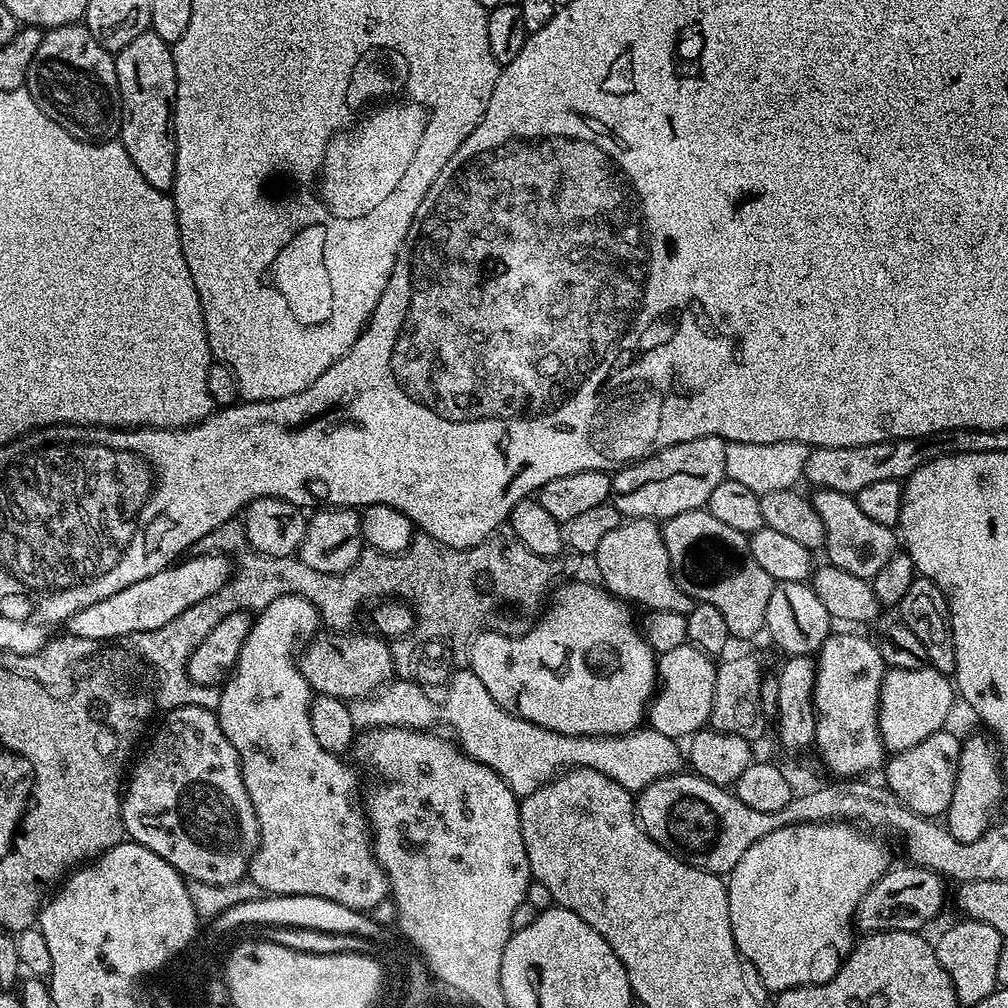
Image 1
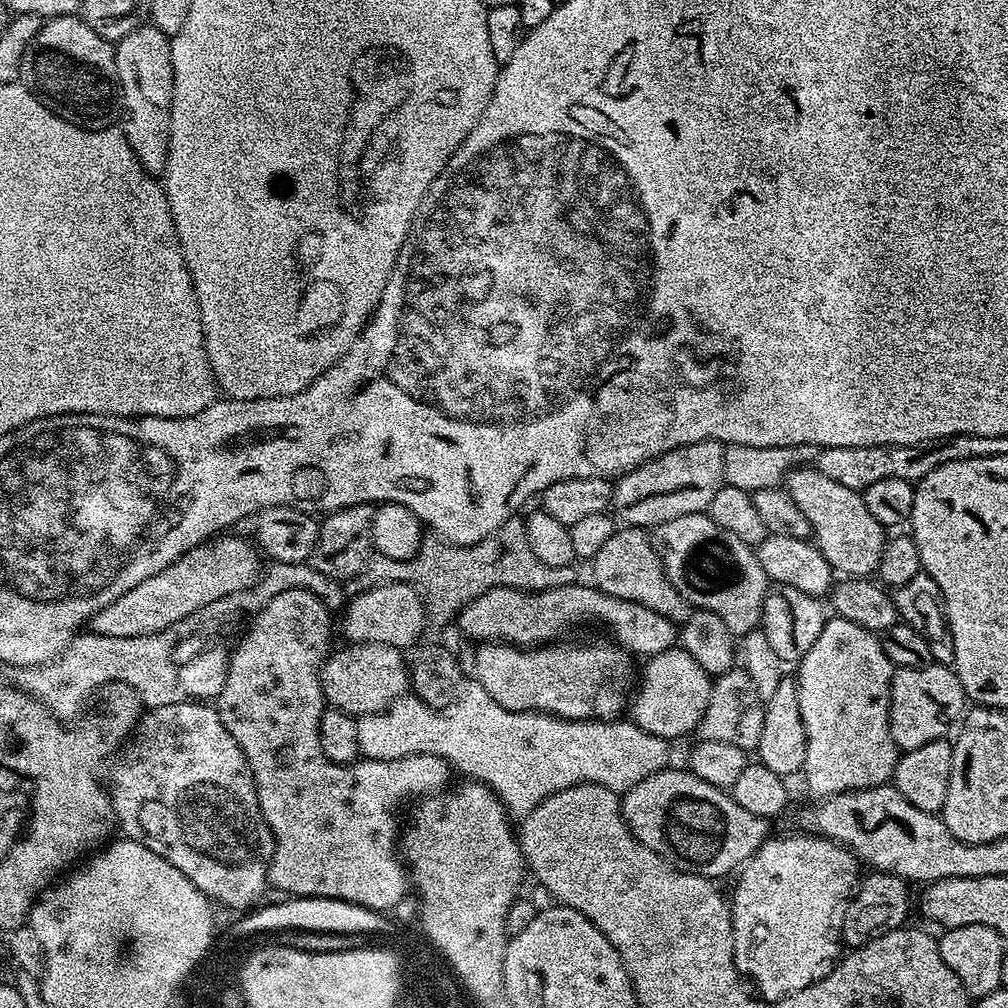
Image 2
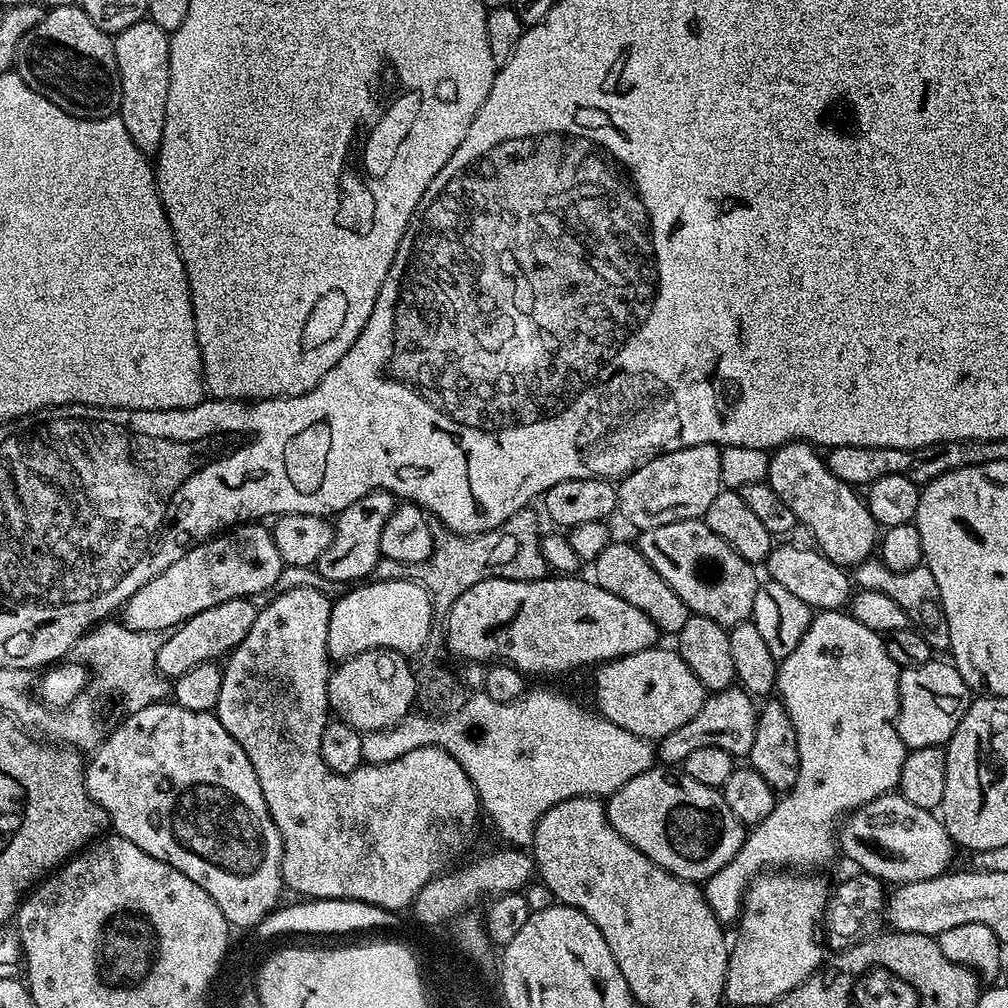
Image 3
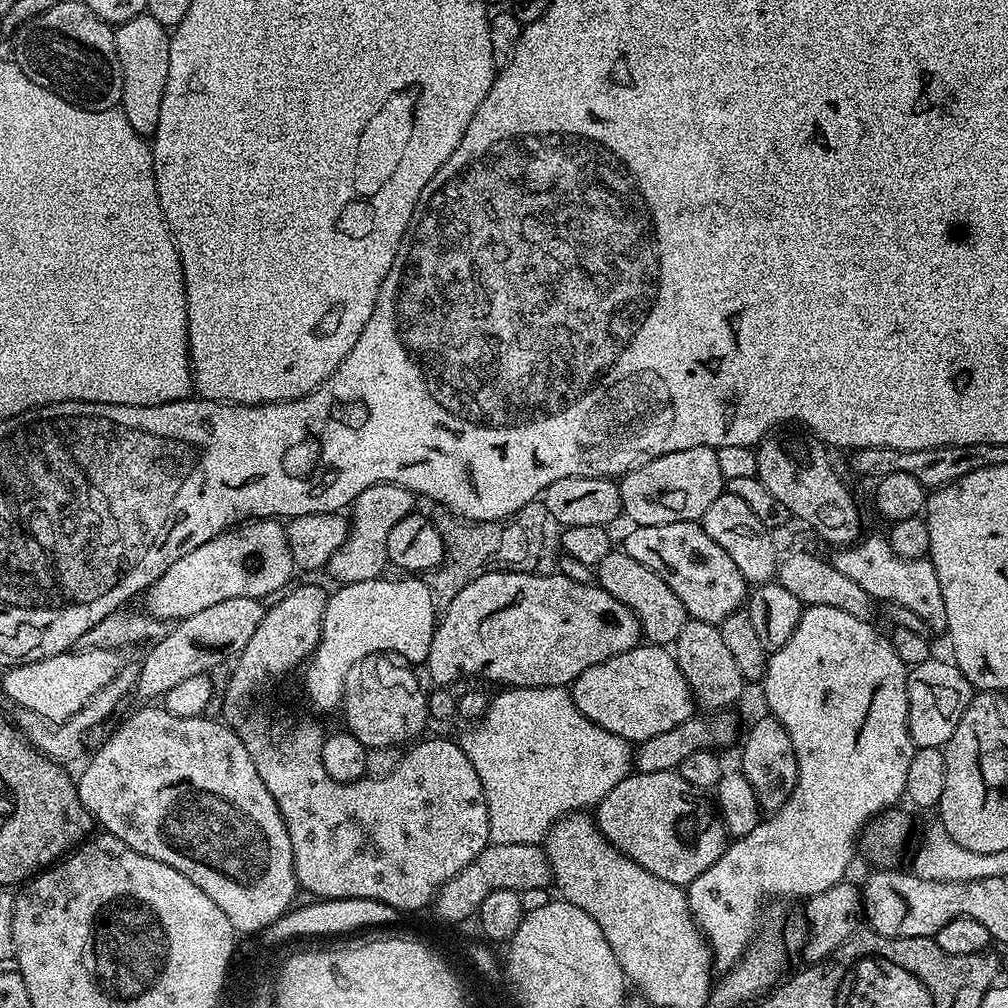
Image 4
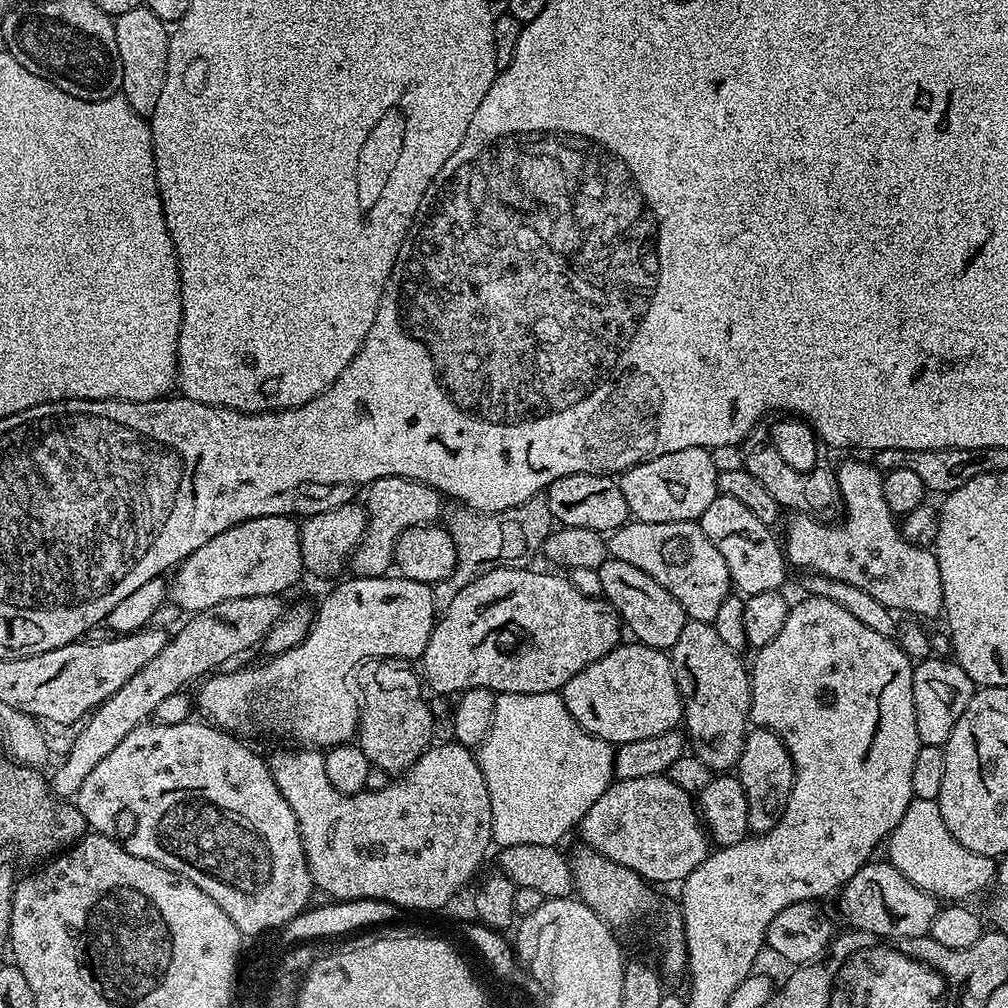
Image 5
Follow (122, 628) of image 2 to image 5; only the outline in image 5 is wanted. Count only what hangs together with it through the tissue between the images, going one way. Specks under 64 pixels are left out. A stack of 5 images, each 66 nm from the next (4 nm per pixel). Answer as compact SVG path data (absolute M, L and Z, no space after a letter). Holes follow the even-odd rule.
M263 516L262 518L242 522L238 526L226 529L222 534L210 538L210 542L206 542L206 546L198 546L198 550L194 550L194 554L190 554L185 560L180 561L174 575L176 577L170 580L170 600L173 600L184 611L184 614L195 614L202 610L210 610L210 606L218 606L218 602L230 602L230 598L250 598L258 594L278 596L287 593L287 588L294 587L299 582L300 576L305 575L304 563L302 562L302 546L300 545L300 524L291 516Z

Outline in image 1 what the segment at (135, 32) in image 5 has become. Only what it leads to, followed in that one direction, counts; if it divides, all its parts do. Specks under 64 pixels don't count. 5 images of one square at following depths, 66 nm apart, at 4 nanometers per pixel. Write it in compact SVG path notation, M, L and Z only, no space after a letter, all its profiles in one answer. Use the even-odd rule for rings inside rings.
M151 30L138 34L134 42L130 42L118 53L115 53L116 77L120 87L120 135L118 137L126 154L130 154L130 162L138 166L142 178L154 186L154 190L171 193L174 182L174 166L176 165L176 129L171 127L172 109L176 103L176 67L172 57L173 45L167 44L158 34Z

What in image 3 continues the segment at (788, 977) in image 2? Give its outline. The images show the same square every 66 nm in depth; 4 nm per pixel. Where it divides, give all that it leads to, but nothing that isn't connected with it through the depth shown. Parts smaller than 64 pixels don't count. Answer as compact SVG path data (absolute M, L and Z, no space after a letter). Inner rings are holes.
M765 870L760 875L755 876L748 884L748 889L744 891L744 904L740 908L740 919L735 925L736 940L731 941L730 951L728 954L728 973L726 974L726 982L724 983L724 1000L732 1006L768 1006L775 1005L781 997L790 994L790 990L794 990L802 982L806 982L815 972L825 963L826 953L825 945L822 943L822 921L830 895L829 889L824 889L824 880L820 876L795 876L792 870Z

